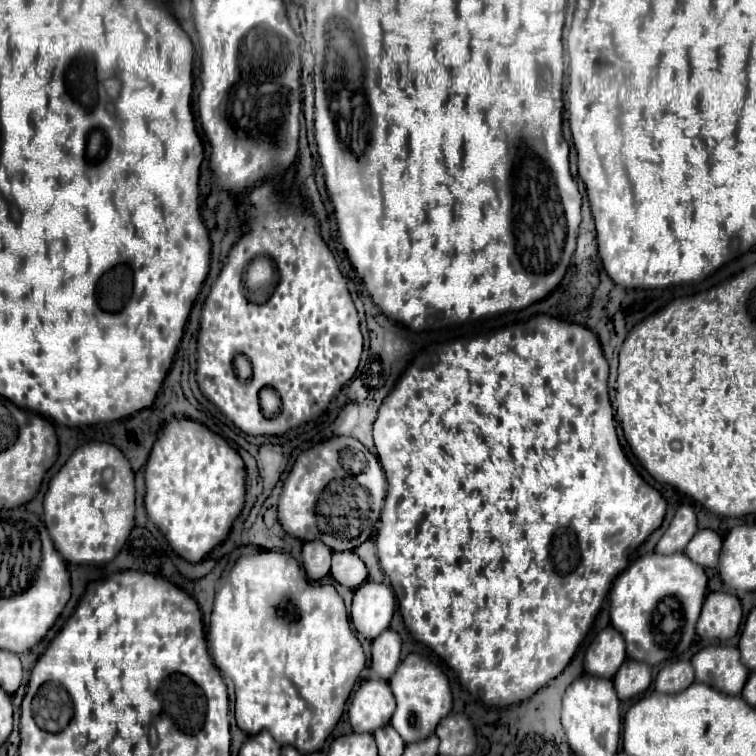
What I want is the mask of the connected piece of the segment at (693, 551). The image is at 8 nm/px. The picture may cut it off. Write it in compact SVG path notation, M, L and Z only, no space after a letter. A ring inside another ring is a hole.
M702 528L694 534L694 538L686 546L686 554L690 560L694 560L700 566L716 566L718 564L718 554L722 548L722 536L716 534L710 528Z

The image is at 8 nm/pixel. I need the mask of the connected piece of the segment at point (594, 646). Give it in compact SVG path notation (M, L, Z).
M612 626L604 628L588 646L584 656L584 668L592 676L612 678L626 658L622 634Z

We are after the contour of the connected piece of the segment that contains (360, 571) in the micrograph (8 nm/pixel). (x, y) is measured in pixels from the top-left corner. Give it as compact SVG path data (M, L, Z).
M334 552L330 574L334 576L336 582L352 590L356 590L368 578L366 564L360 560L356 552Z

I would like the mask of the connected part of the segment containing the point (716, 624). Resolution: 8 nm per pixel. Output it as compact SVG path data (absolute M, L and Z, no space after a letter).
M710 592L698 618L696 634L704 640L728 640L738 632L740 620L742 606L734 594Z

